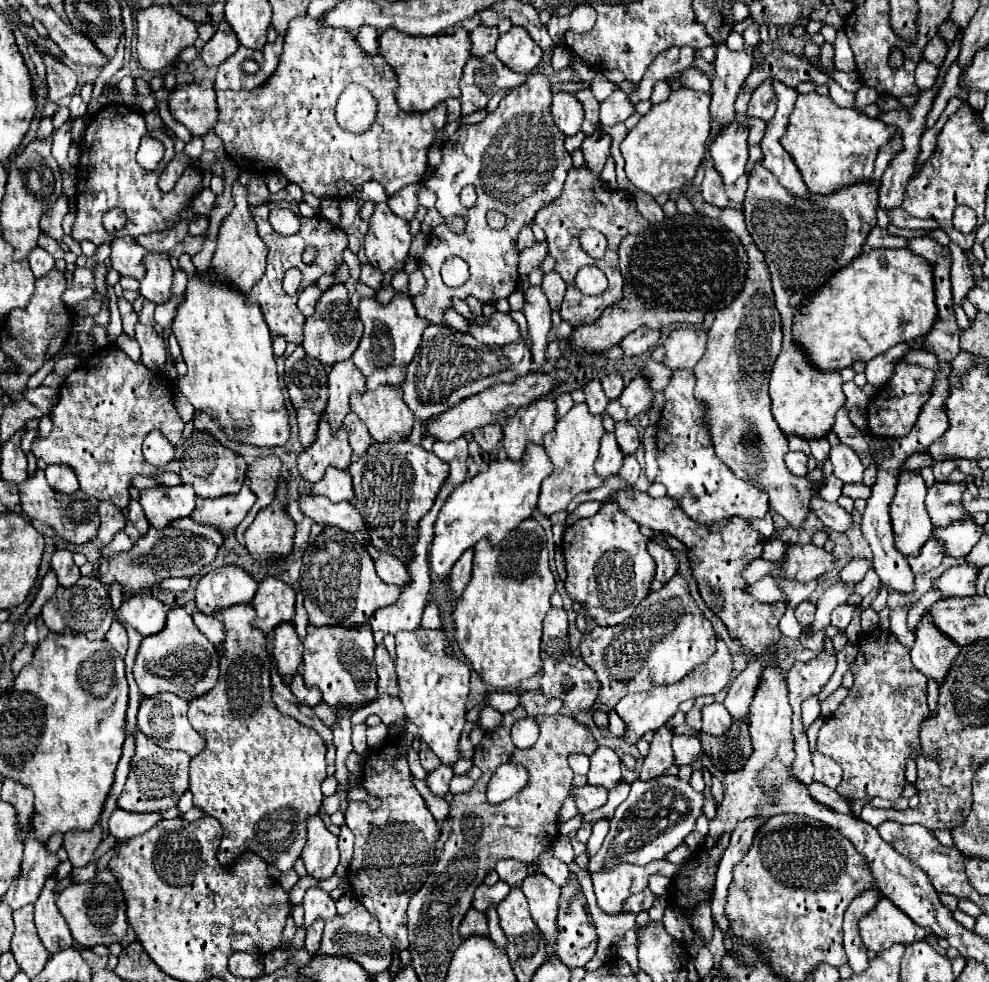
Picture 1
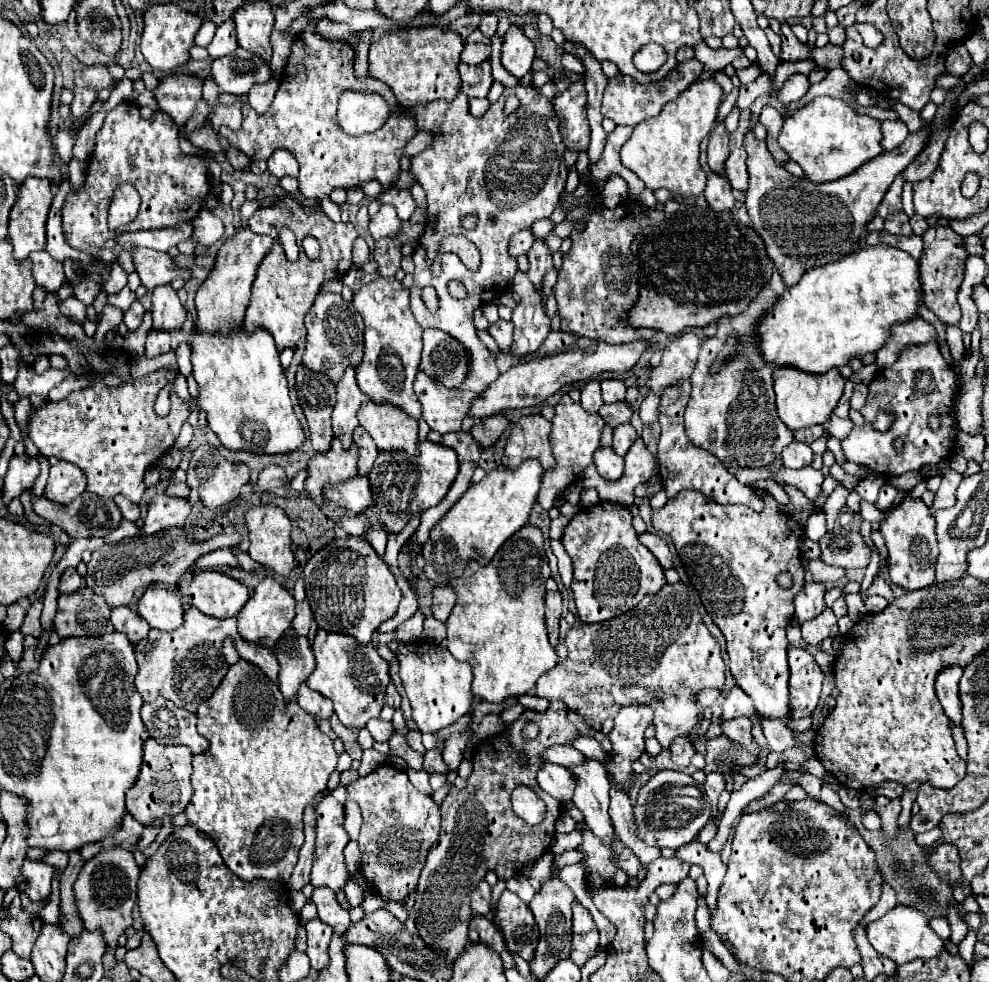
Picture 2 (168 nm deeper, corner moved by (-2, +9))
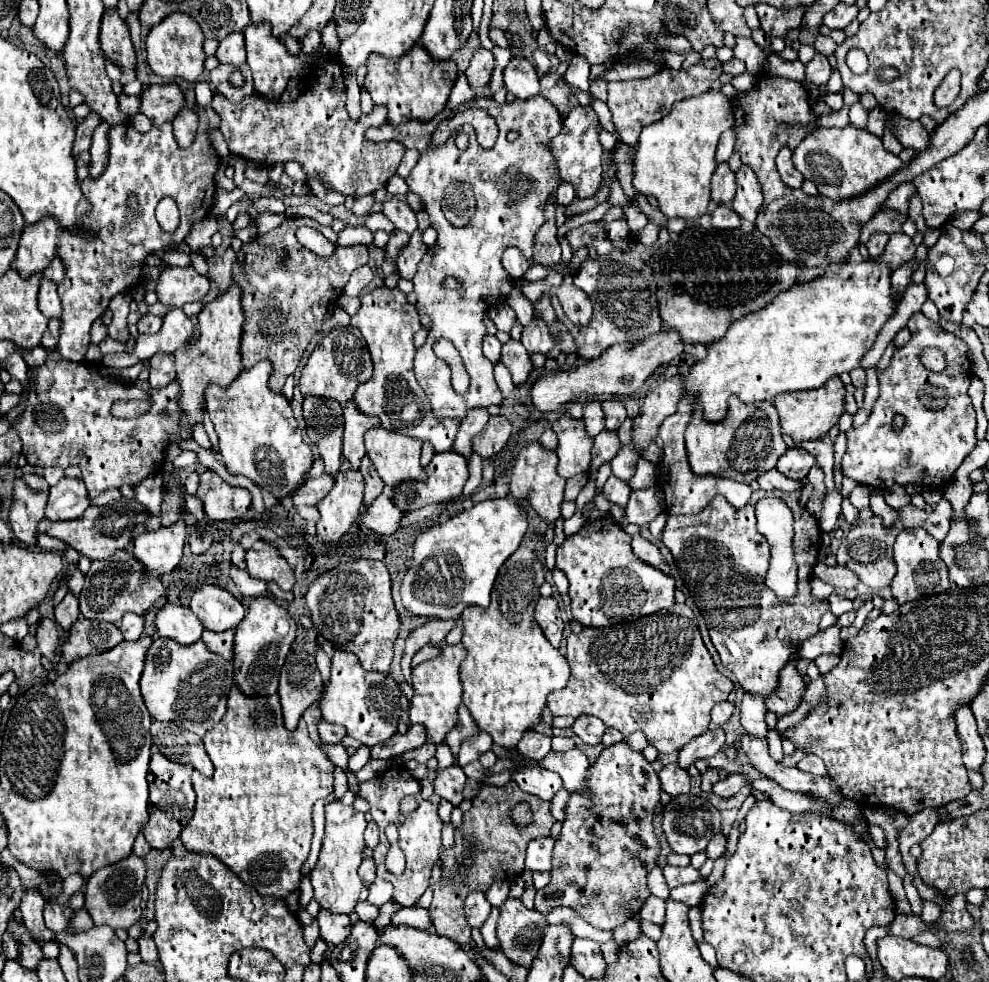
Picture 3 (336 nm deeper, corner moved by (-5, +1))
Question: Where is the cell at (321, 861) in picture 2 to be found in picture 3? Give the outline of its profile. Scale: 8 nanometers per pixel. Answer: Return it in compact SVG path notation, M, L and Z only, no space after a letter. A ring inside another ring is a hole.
M340 800L326 804L326 836L322 842L318 864L310 874L310 882L314 888L314 900L320 904L320 908L328 912L334 912L334 914L354 912L354 906L362 890L358 866L362 862L362 852L366 848L362 838L366 824L368 822L364 814L356 812L352 806L344 806Z

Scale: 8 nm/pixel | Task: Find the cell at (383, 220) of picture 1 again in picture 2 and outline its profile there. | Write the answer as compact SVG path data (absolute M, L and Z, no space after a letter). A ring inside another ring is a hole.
M381 204L379 212L371 218L371 224L369 224L369 232L373 240L395 238L399 234L399 228L401 228L401 220L397 216L397 210L389 204Z

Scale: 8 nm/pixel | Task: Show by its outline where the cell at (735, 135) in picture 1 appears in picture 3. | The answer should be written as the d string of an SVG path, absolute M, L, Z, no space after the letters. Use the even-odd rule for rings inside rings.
M742 164L742 168L736 174L736 182L738 182L738 192L736 192L732 208L740 218L754 224L756 214L758 214L762 202L764 202L758 178L746 164Z

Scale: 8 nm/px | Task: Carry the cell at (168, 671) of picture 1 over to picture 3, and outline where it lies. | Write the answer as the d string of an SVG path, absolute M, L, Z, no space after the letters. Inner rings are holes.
M158 638L152 642L146 654L140 690L154 720L176 722L182 728L204 736L222 720L226 712L228 692L234 684L232 676L232 662L212 654L202 640L194 646L182 646L170 638Z

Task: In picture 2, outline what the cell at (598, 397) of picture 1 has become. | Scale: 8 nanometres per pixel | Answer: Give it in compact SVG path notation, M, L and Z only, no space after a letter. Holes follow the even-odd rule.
M589 380L583 388L581 388L581 406L595 414L601 406L603 406L603 398L601 398L601 388L597 380Z

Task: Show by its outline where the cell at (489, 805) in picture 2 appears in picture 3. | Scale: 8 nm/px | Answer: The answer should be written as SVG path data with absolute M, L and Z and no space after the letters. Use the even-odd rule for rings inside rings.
M510 780L504 788L484 786L480 794L472 800L472 808L464 814L464 824L460 826L460 830L456 830L454 848L442 850L440 854L444 876L438 884L434 884L434 898L428 908L436 932L462 946L468 946L472 936L464 916L466 896L474 890L486 892L496 880L516 880L524 870L528 842L540 836L550 836L550 826L554 822L556 820L550 814L550 804L518 790L518 786L514 786L514 780ZM518 802L528 802L532 806L534 822L528 828L516 828L514 822L508 818L510 808Z

